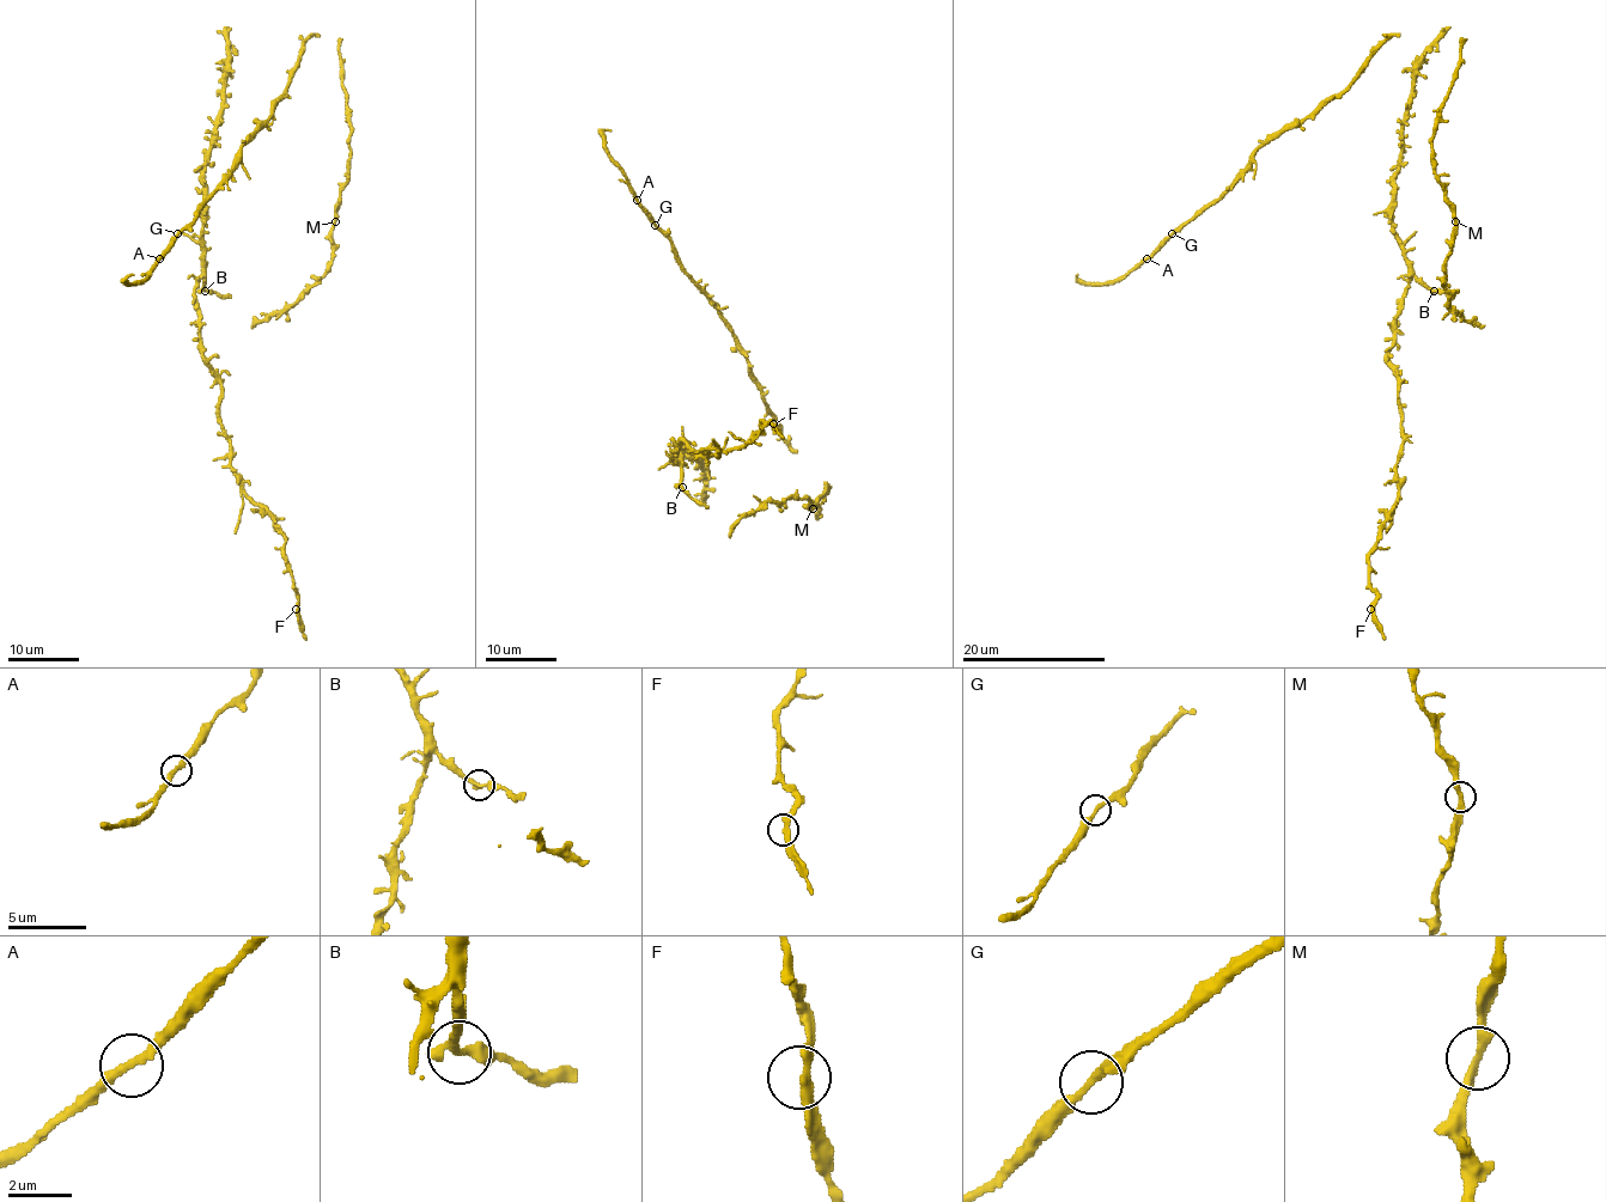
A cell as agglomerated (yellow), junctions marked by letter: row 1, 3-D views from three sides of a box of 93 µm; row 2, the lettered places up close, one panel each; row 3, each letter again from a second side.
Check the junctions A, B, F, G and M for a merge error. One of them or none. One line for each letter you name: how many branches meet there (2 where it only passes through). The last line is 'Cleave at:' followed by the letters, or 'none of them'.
Cleave at: none of them

